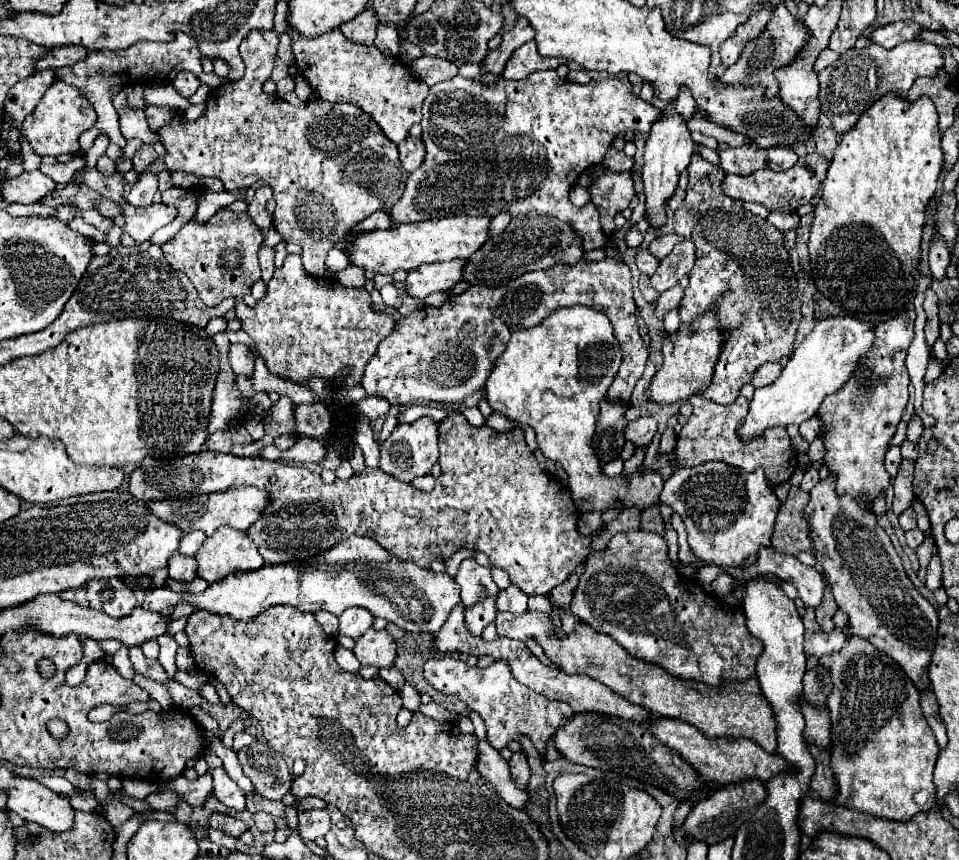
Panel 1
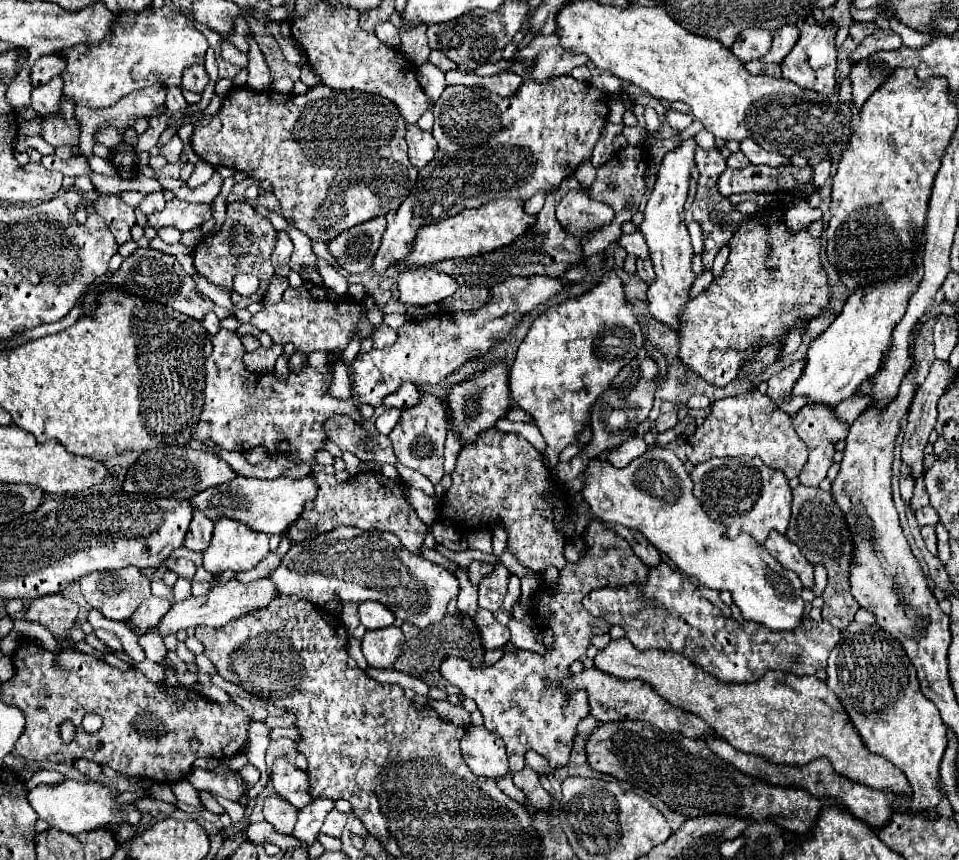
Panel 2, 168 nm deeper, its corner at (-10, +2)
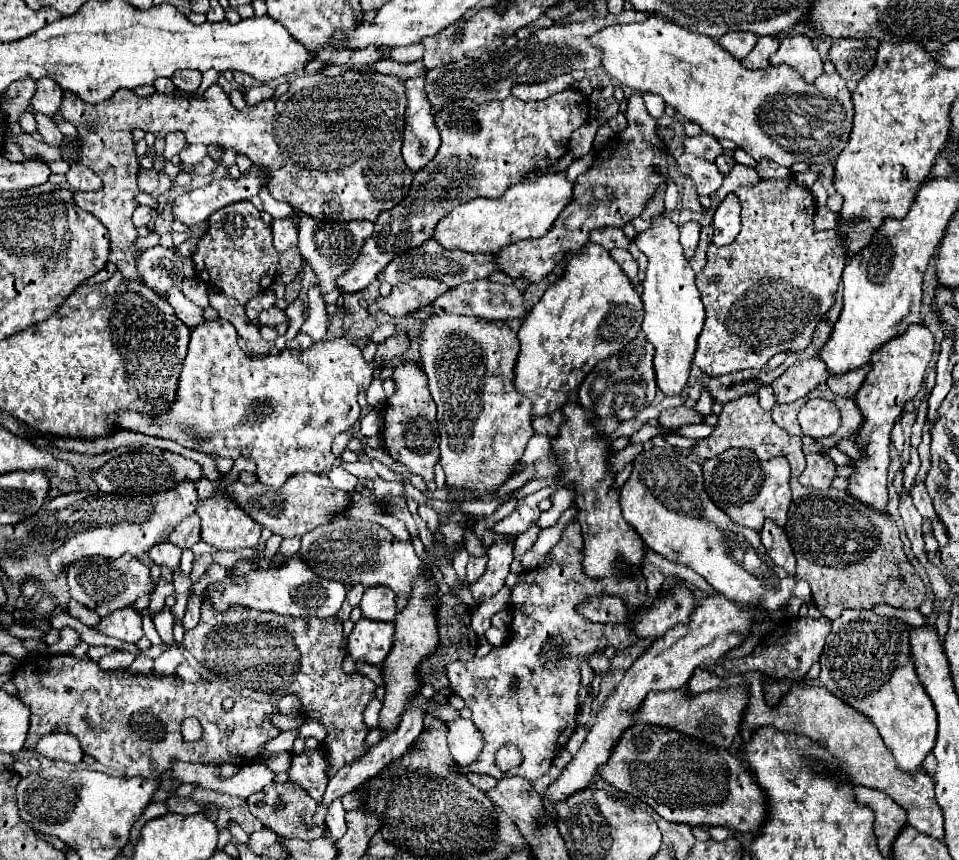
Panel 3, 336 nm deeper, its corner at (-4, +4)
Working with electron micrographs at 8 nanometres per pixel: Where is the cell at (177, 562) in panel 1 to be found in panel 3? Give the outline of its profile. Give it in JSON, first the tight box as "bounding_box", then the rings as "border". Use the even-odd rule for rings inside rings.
{"bounding_box":[148,541,182,569],"border":[[[164,541],[162,545],[156,545],[156,547],[150,549],[150,553],[148,553],[148,557],[150,557],[156,565],[160,565],[160,567],[170,567],[170,569],[176,569],[176,567],[180,565],[180,555],[182,555],[182,551],[180,551],[176,545],[172,545],[170,541]]]}

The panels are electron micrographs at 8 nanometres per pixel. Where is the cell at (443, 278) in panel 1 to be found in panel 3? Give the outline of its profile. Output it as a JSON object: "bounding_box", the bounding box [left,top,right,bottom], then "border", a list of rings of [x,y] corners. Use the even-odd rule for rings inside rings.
{"bounding_box":[378,277,448,317],"border":[[[414,277],[406,283],[394,285],[388,297],[378,299],[378,307],[382,313],[390,317],[404,317],[418,307],[430,305],[444,291],[448,291],[448,287],[436,279]]]}

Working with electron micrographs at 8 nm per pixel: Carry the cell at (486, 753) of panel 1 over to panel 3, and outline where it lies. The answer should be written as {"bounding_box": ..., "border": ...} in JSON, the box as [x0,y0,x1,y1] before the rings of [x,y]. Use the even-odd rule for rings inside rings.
{"bounding_box":[448,717,484,767],"border":[[[458,717],[448,725],[448,745],[454,761],[462,767],[470,767],[484,749],[484,737],[472,721]]]}

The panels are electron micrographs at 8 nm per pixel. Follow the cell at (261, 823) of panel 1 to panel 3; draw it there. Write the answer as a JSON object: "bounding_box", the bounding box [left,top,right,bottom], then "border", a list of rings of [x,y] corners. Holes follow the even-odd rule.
{"bounding_box":[246,783,324,841],"border":[[[286,783],[284,785],[268,785],[266,789],[250,795],[246,799],[246,803],[250,807],[250,813],[256,815],[264,823],[264,827],[272,829],[280,837],[310,841],[310,839],[324,835],[324,831],[312,819],[318,805],[308,793],[302,793],[302,789],[290,789],[290,785],[286,785]]]}

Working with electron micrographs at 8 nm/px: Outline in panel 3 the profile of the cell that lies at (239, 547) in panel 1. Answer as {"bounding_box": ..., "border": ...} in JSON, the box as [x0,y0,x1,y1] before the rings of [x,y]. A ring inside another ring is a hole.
{"bounding_box":[198,497,262,551],"border":[[[228,497],[200,499],[198,515],[202,519],[202,541],[218,551],[236,551],[260,543],[262,527],[250,521],[242,509],[236,509]]]}

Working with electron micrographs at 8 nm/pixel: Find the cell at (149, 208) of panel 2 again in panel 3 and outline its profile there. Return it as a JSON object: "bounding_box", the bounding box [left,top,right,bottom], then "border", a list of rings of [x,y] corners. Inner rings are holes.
{"bounding_box":[132,205,152,227],"border":[[[138,205],[138,207],[136,207],[136,211],[134,211],[134,217],[132,217],[134,225],[136,225],[136,227],[148,225],[148,223],[150,223],[150,219],[152,219],[152,209],[150,209],[148,205]]]}

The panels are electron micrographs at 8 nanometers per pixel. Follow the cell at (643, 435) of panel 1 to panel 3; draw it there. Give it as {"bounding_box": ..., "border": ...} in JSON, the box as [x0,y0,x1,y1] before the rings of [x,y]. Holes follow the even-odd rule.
{"bounding_box":[658,407,704,429],"border":[[[674,407],[674,409],[666,409],[660,413],[658,423],[666,429],[676,429],[680,425],[690,425],[690,423],[702,423],[704,417],[698,415],[694,409],[686,409],[682,407]]]}

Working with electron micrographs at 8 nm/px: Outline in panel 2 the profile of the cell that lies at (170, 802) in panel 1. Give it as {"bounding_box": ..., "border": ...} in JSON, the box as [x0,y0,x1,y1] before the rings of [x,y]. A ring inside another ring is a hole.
{"bounding_box":[200,793,226,815],"border":[[[200,793],[200,801],[206,805],[206,809],[208,809],[208,811],[212,811],[212,813],[216,813],[216,815],[226,813],[226,809],[224,809],[222,805],[218,805],[218,801],[216,801],[210,793]]]}

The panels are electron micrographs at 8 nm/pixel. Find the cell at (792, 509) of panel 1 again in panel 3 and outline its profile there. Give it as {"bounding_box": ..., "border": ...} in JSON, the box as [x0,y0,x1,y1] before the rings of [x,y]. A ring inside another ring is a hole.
{"bounding_box":[784,479,926,621],"border":[[[792,479],[790,487],[792,487],[792,505],[788,511],[784,531],[790,539],[790,545],[798,561],[796,577],[806,579],[810,583],[814,605],[820,609],[824,617],[834,621],[844,609],[870,609],[878,603],[888,603],[902,609],[918,609],[924,603],[926,587],[904,555],[902,541],[898,537],[898,527],[892,517],[870,513],[866,505],[858,505],[858,501],[854,501],[854,497],[850,497],[846,491],[838,489],[814,491],[802,487],[798,479]],[[900,577],[904,577],[904,583],[898,581]]]}

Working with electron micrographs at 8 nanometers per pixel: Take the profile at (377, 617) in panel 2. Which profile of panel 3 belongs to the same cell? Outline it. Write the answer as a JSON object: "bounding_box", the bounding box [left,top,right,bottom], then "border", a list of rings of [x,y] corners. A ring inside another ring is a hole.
{"bounding_box":[360,585,396,621],"border":[[[382,585],[366,589],[360,601],[362,617],[370,621],[394,621],[394,601],[396,595],[390,593],[390,589],[382,589]]]}

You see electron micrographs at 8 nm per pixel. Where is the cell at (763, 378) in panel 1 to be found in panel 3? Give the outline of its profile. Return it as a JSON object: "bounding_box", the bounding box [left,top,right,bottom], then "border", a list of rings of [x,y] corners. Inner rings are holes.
{"bounding_box":[772,359,828,403],"border":[[[800,359],[796,365],[788,367],[778,379],[772,381],[772,389],[776,395],[776,403],[792,403],[804,395],[808,395],[816,385],[828,379],[826,365],[818,359]]]}

